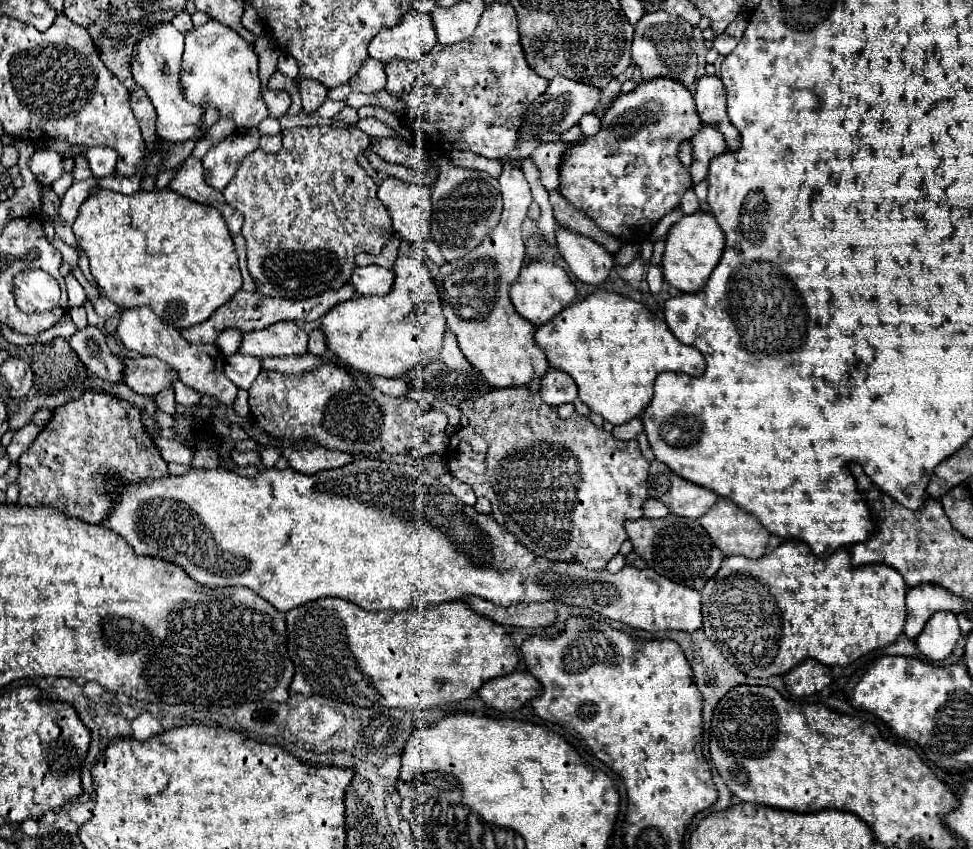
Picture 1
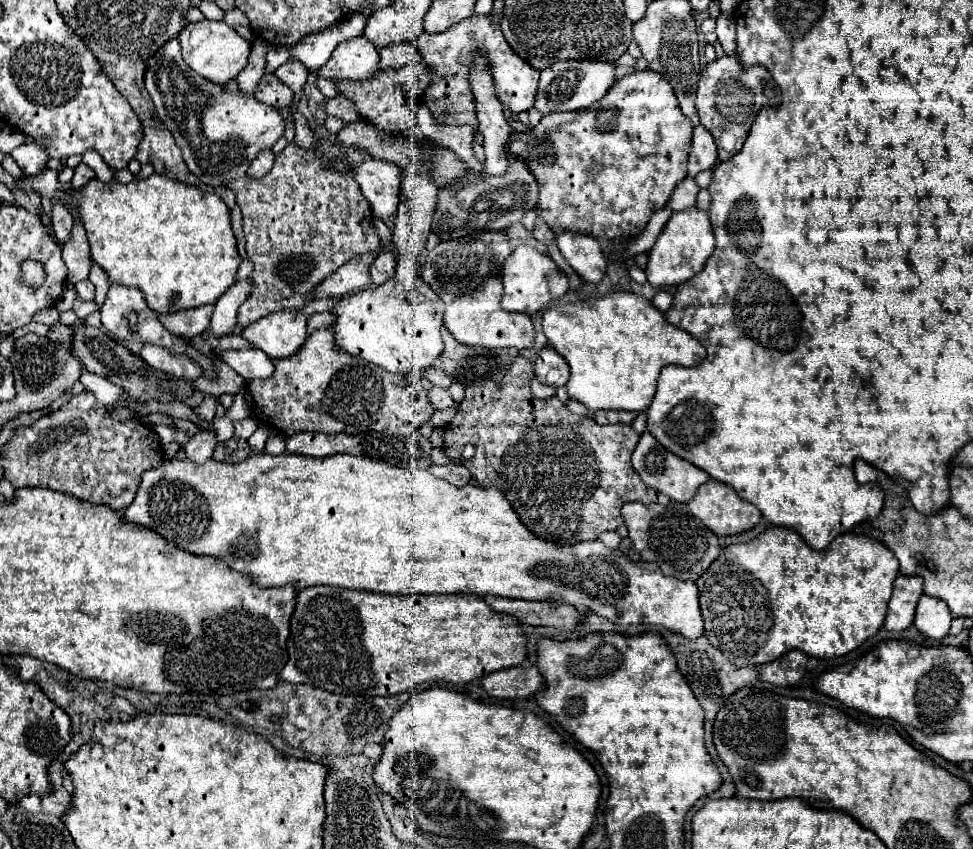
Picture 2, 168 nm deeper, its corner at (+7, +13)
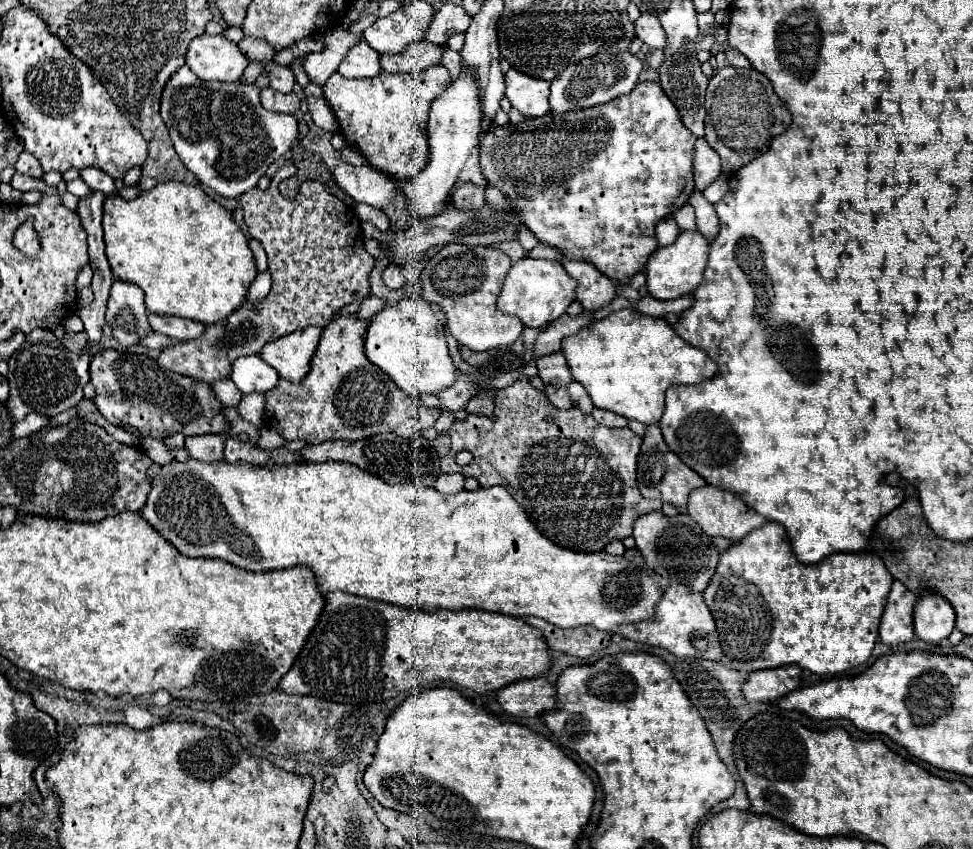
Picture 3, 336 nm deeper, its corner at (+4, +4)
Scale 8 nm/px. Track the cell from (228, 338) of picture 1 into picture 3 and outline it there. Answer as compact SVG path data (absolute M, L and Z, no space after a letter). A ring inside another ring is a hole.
M269 271L257 273L257 277L253 279L253 283L251 283L251 285L249 285L249 289L247 289L245 301L249 301L249 303L255 303L255 305L257 305L263 297L267 297L269 289L271 289L271 275L269 275Z

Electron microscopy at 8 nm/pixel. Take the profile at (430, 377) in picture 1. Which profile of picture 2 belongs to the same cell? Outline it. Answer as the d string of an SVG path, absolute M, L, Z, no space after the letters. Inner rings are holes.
M442 328L444 338L444 352L440 356L440 368L452 376L458 378L464 386L476 384L482 380L496 380L500 382L510 368L512 360L518 356L516 348L504 348L504 350L488 350L480 346L464 346L452 334Z

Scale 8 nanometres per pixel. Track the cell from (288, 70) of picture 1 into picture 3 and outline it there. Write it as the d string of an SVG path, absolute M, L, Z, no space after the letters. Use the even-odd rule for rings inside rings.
M187 65L179 67L163 87L161 117L167 125L179 159L203 185L211 187L221 197L239 197L241 193L253 189L267 173L269 165L279 159L297 139L297 119L293 115L265 111L259 103L259 91L261 89L257 85L241 85L239 81L203 83Z

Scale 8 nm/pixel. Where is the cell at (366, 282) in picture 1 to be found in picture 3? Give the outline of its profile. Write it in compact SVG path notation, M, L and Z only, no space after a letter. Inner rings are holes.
M389 263L385 269L383 269L383 275L381 275L383 283L387 289L401 289L403 283L407 281L405 275L403 275L403 267L401 265L393 265Z

